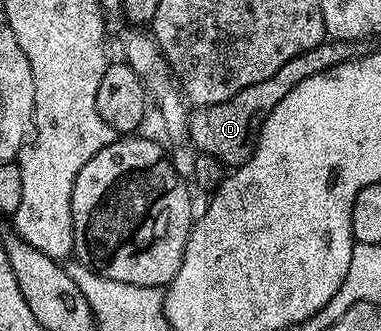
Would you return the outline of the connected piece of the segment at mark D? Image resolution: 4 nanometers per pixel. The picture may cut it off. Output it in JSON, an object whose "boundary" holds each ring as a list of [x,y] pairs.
{"boundary":[[[326,38],[314,50],[306,50],[306,54],[298,54],[298,58],[290,58],[282,70],[270,74],[270,78],[262,78],[262,82],[254,82],[254,86],[246,86],[232,100],[218,102],[209,108],[196,108],[188,117],[188,138],[191,147],[197,153],[212,156],[229,169],[235,170],[252,156],[256,149],[256,134],[264,124],[265,118],[272,113],[274,106],[294,90],[300,82],[314,74],[322,74],[322,70],[330,70],[344,60],[353,59],[353,45],[347,40]]]}

